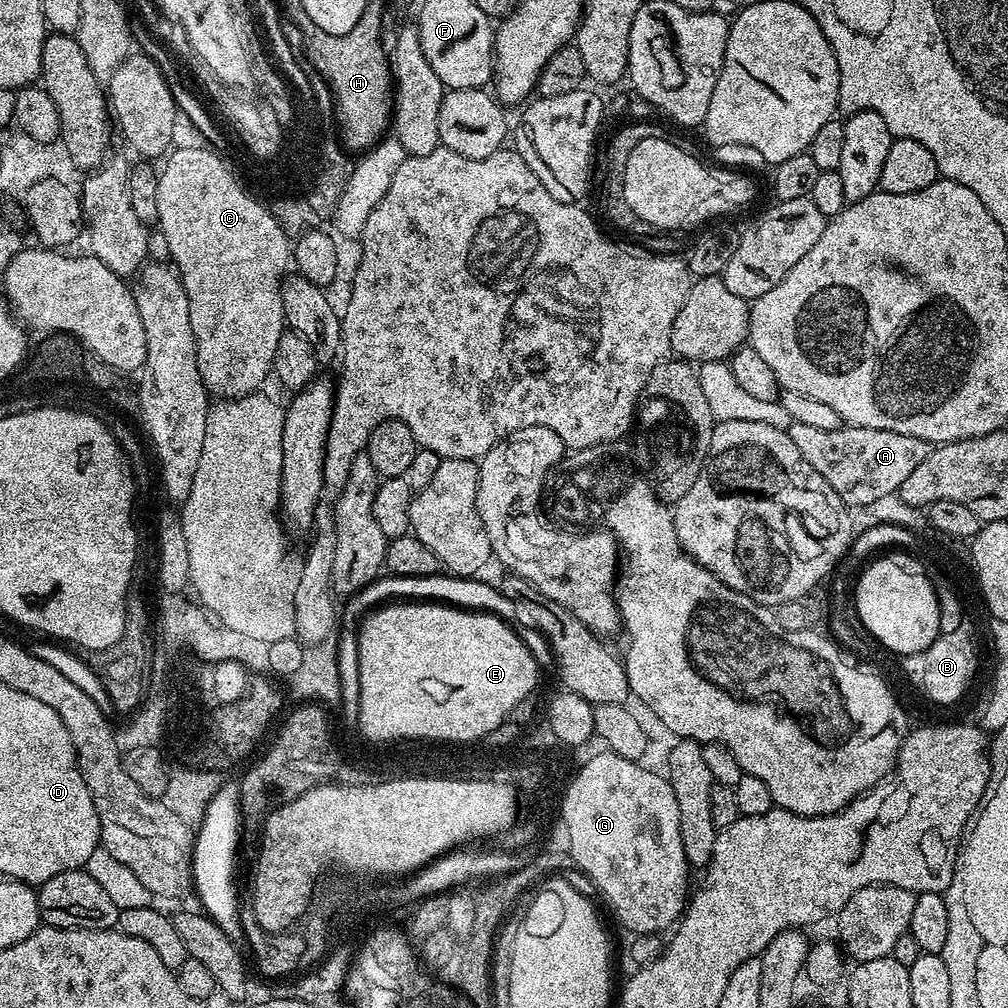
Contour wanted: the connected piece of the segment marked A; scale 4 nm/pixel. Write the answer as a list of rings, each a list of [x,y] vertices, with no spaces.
[[[791,423],[787,434],[794,446],[802,453],[802,458],[834,486],[834,490],[849,506],[863,506],[870,502],[878,502],[887,496],[897,495],[906,482],[907,476],[932,453],[933,445],[927,444],[922,438],[910,438],[910,434],[894,434],[894,430],[874,430],[873,428],[853,428],[845,426],[838,430],[813,430],[810,426]]]

